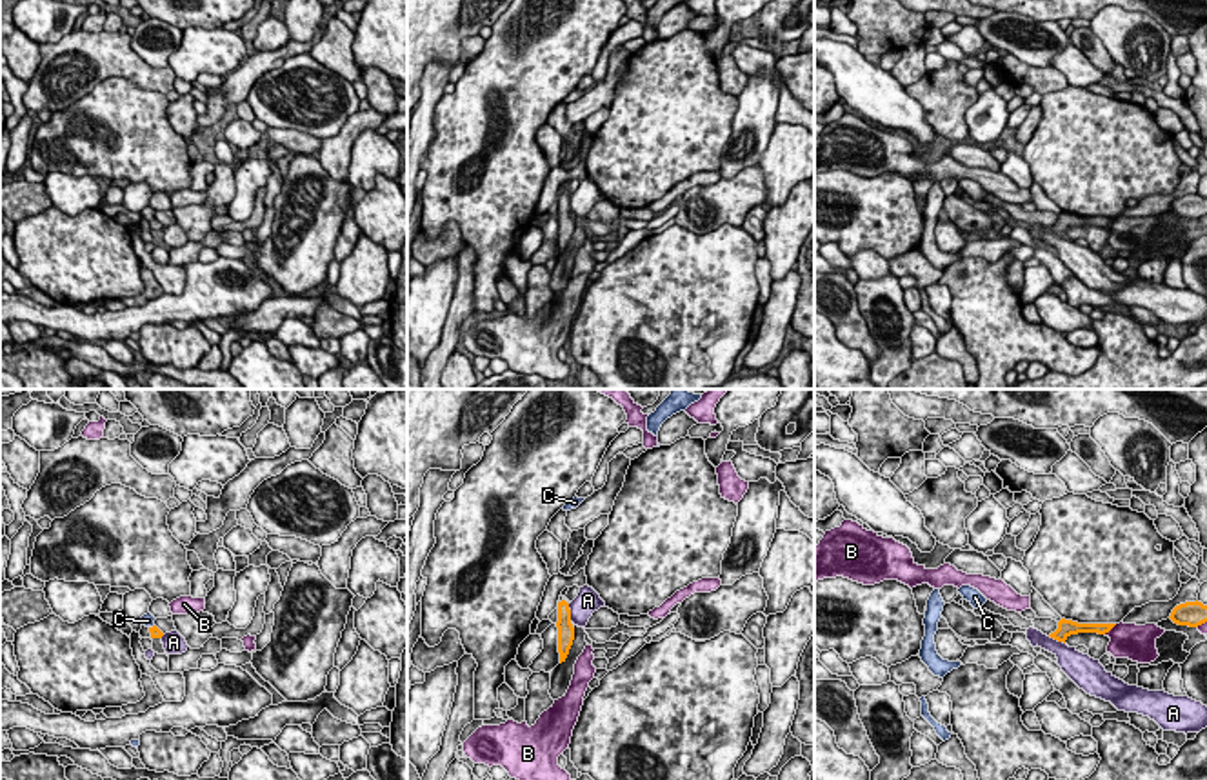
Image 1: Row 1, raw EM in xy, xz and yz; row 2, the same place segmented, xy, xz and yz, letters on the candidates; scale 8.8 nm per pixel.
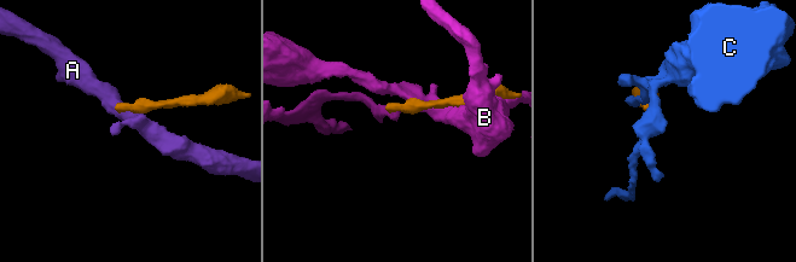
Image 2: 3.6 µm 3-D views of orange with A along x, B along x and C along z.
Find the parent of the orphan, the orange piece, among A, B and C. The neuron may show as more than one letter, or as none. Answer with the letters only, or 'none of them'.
none of them

